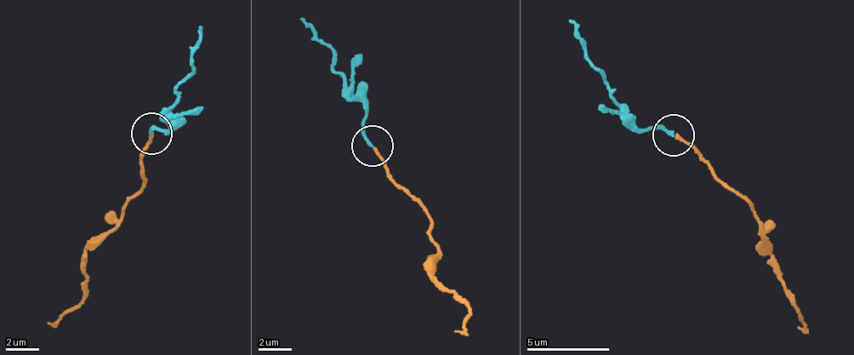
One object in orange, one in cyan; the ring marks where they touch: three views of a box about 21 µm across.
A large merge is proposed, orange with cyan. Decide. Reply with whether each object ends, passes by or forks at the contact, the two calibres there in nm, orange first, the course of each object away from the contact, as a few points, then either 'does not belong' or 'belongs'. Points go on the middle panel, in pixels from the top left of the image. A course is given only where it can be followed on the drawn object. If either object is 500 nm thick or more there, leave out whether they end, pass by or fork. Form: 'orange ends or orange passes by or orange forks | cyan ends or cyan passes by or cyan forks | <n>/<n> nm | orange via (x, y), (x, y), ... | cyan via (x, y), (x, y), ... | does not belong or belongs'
orange ends | cyan ends | 180/180 nm | orange via (372, 148), (432, 226), (429, 236), (441, 251), (433, 280), (463, 298), (469, 312), (462, 332), (452, 332) | cyan via (372, 145), (363, 102), (335, 73), (332, 49), (301, 20) | belongs

